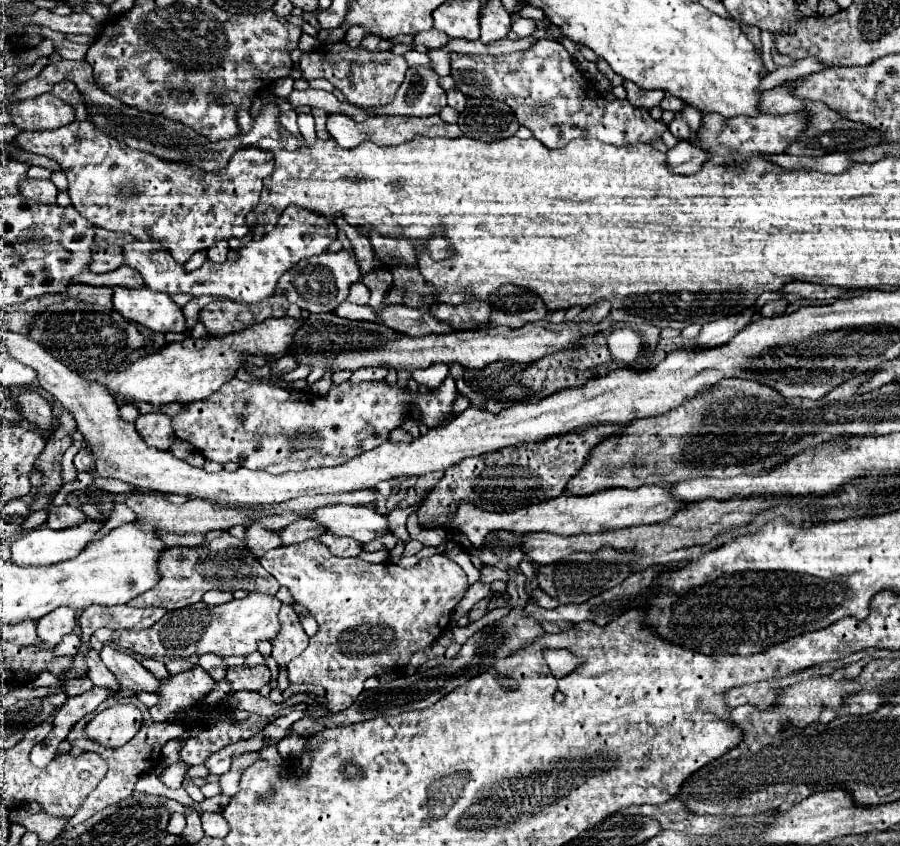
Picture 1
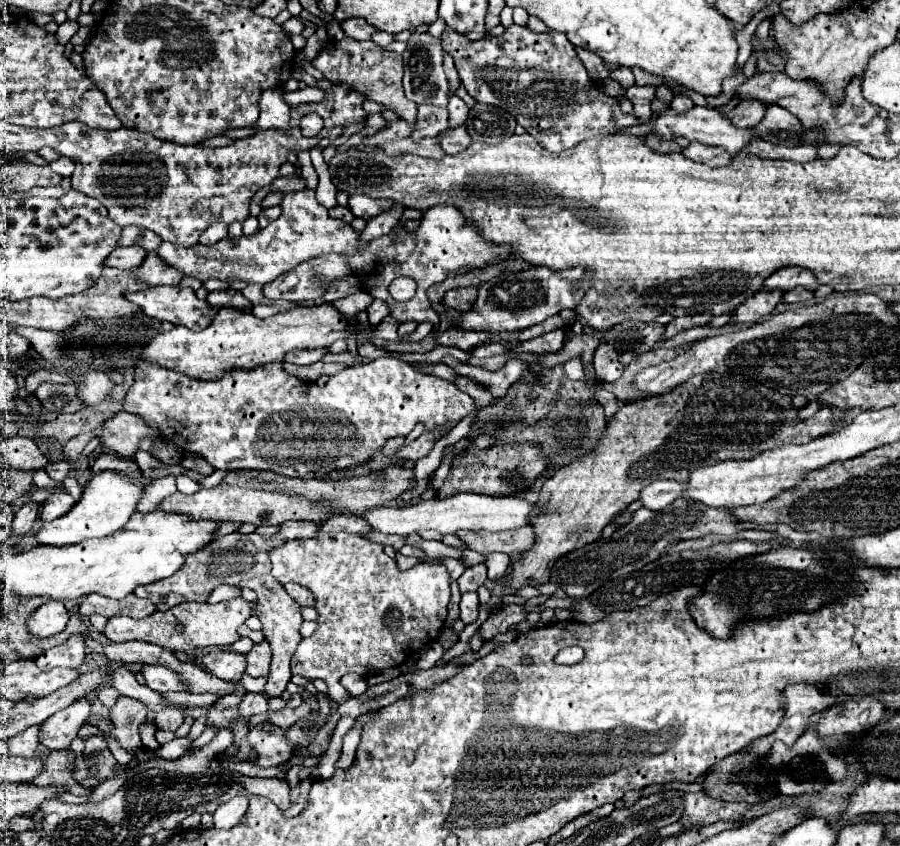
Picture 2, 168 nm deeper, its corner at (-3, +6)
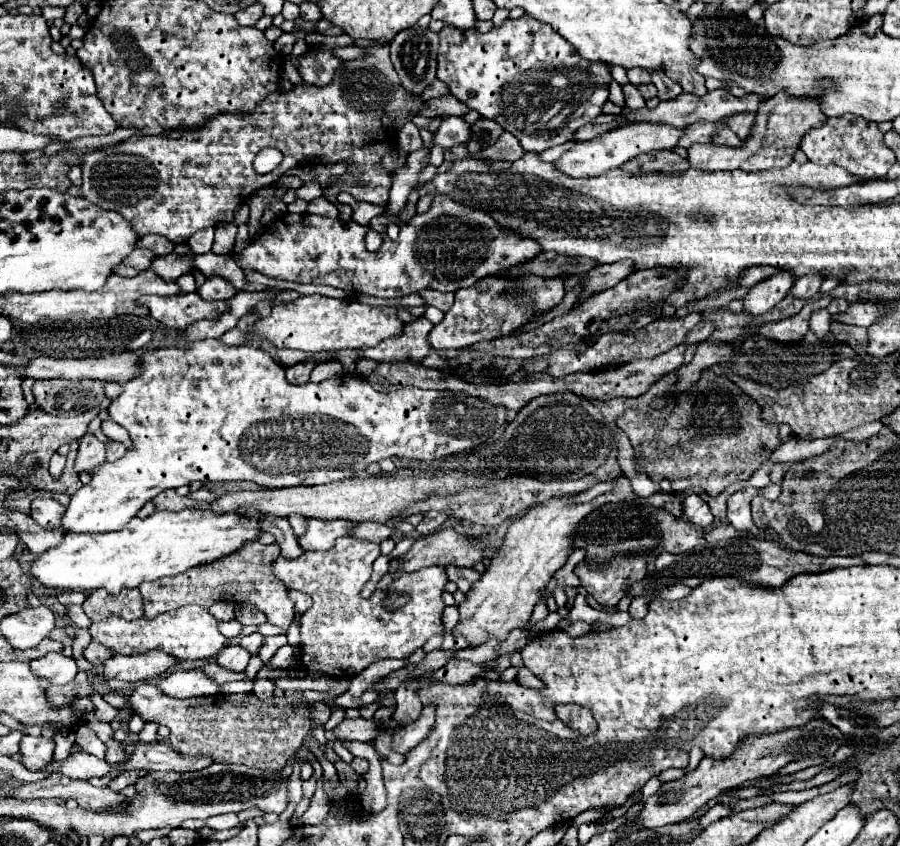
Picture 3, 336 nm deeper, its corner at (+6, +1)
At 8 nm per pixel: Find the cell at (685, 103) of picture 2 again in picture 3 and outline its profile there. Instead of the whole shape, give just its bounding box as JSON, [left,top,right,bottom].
[650,70,682,100]

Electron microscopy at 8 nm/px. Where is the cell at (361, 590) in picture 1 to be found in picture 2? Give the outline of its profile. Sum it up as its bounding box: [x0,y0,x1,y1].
[269,533,451,705]

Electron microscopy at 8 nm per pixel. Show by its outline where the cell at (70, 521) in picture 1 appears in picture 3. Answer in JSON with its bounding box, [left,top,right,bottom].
[30,498,64,528]

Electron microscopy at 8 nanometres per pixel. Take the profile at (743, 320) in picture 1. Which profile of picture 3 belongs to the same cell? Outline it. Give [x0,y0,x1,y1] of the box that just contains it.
[744,270,796,316]

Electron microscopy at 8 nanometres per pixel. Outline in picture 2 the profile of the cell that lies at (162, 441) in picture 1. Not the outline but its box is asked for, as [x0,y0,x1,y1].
[101,411,157,457]

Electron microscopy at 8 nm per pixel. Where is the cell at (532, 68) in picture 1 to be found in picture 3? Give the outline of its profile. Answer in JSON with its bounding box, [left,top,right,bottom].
[438,16,612,152]

